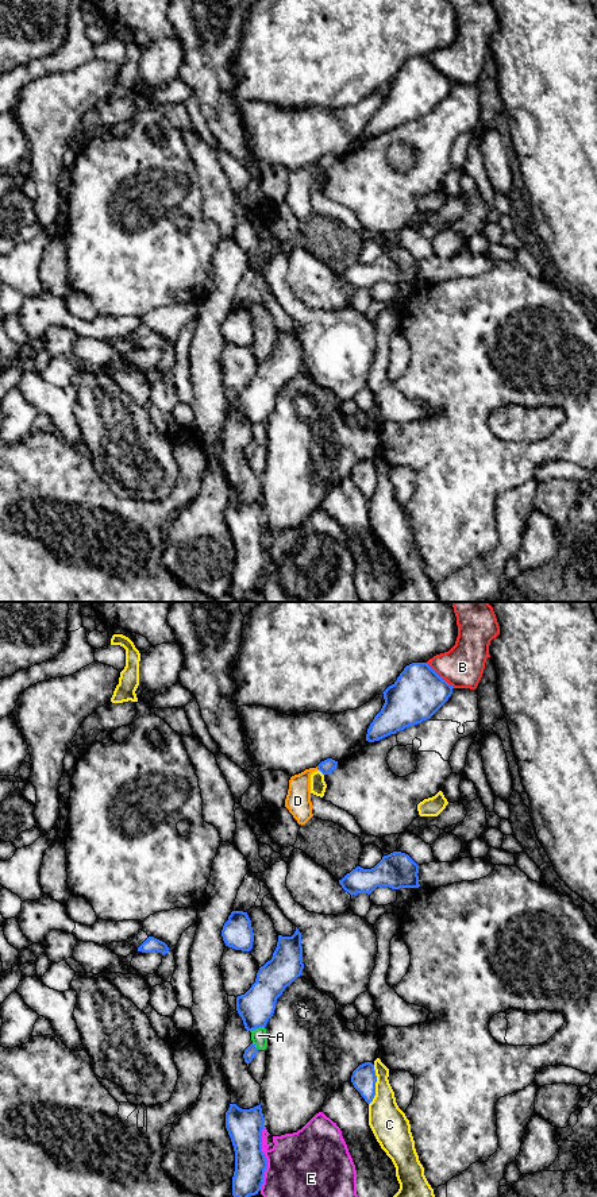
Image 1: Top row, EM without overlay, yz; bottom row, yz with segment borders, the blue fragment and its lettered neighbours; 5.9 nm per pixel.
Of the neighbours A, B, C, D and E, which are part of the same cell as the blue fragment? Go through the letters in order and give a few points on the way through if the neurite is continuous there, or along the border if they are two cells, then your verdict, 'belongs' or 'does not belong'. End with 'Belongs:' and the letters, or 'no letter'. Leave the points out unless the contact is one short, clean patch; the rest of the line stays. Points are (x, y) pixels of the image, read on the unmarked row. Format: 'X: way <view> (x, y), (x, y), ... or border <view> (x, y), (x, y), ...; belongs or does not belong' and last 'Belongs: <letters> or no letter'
A: does not belong
B: does not belong
C: does not belong
D: does not belong
E: does not belong
Belongs: no letter

